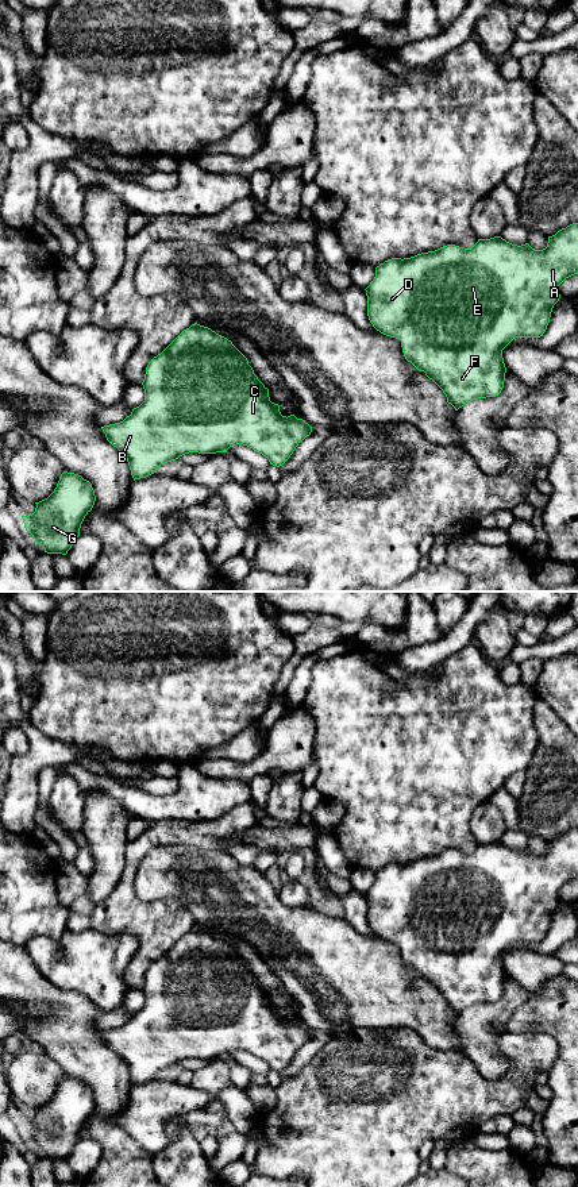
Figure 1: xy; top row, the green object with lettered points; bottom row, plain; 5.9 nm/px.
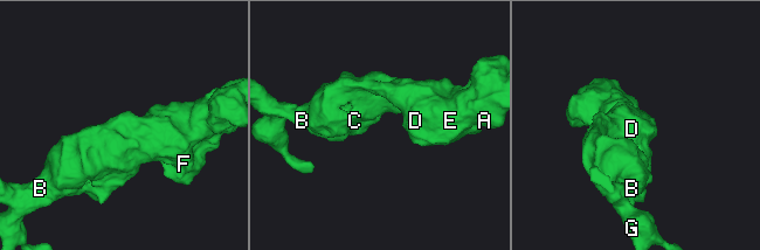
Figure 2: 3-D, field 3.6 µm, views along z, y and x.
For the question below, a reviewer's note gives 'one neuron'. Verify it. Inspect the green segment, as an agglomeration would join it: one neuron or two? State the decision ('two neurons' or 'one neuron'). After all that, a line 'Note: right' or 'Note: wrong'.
one neuron
Note: right

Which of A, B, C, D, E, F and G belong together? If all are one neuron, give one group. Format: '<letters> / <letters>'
A B C D E F G

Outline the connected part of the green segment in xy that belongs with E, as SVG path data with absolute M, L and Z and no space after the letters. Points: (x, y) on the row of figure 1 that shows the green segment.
M573 223L566 228L559 230L555 235L548 236L547 247L535 250L528 243L517 246L506 242L501 236L490 239L478 239L471 248L459 247L455 244L443 246L435 251L421 253L411 258L392 258L375 267L375 277L365 289L367 296L367 316L373 327L381 334L401 340L404 357L419 371L432 379L446 394L447 402L455 411L466 402L496 397L501 393L505 381L506 367L502 358L502 350L515 338L540 338L547 329L554 305L559 301L559 285L569 277L578 274L578 223Z

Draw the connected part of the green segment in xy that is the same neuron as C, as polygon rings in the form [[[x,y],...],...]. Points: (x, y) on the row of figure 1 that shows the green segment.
[[[197,323],[184,329],[161,354],[149,362],[142,385],[144,389],[144,401],[139,406],[134,408],[131,415],[123,421],[101,427],[107,440],[127,458],[134,481],[157,473],[161,465],[176,460],[185,454],[227,452],[230,447],[236,444],[243,444],[253,448],[266,456],[270,465],[280,467],[290,458],[298,443],[312,432],[312,427],[303,419],[297,419],[294,415],[288,417],[281,415],[280,405],[270,401],[269,389],[258,379],[253,367],[248,365],[247,358],[232,344],[231,340]]]

